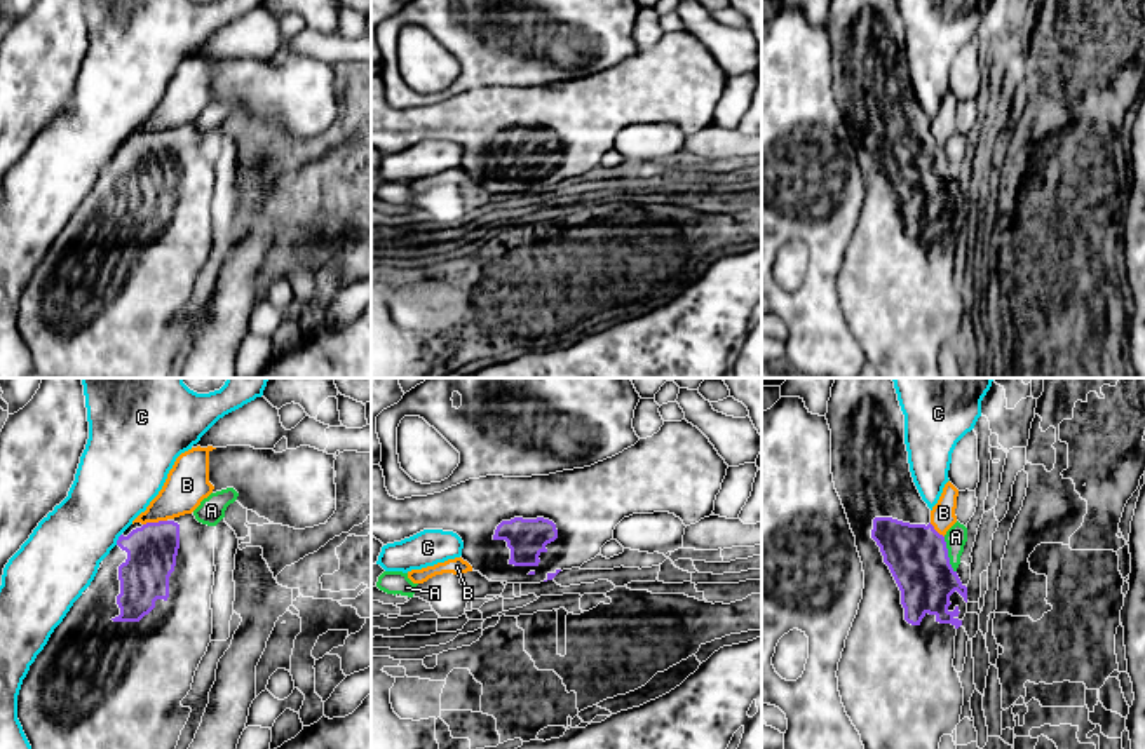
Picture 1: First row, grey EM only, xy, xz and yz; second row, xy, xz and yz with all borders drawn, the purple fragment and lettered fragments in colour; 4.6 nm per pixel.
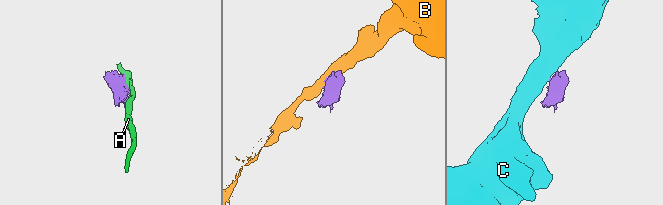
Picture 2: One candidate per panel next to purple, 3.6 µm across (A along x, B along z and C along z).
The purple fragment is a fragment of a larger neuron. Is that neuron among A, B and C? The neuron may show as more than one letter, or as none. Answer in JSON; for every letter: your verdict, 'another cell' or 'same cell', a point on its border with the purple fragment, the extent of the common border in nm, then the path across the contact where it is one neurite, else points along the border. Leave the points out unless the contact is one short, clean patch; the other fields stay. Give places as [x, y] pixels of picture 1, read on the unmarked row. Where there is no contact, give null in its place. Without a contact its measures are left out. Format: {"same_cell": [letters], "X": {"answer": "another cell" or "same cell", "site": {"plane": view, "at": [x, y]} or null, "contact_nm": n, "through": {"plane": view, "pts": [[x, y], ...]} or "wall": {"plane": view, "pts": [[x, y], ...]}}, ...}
{"same_cell": [], "A": {"answer": "another cell", "site": {"plane": "yz", "at": [947, 164]}, "contact_nm": 180, "wall": {"plane": "yz", "pts": [[943, 147], [948, 173], [955, 182]]}}, "B": {"answer": "another cell", "site": {"plane": "xy", "at": [154, 133]}, "contact_nm": 110, "wall": {"plane": "xy", "pts": [[166, 129], [143, 134]]}}, "C": {"answer": "another cell", "site": {"plane": "xy", "at": [119, 148]}, "contact_nm": 60, "wall": {"plane": "xy", "pts": [[121, 143], [115, 154]]}}}

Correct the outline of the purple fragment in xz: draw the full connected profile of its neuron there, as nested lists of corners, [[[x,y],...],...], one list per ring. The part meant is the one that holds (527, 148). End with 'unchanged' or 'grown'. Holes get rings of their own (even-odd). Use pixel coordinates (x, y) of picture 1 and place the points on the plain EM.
[[[687,30],[664,31],[652,47],[640,49],[634,56],[591,77],[532,87],[486,85],[469,89],[441,103],[404,110],[389,105],[382,77],[371,75],[371,146],[387,155],[423,139],[453,141],[464,152],[460,167],[488,190],[540,193],[600,165],[601,157],[613,148],[615,136],[633,124],[669,122],[680,127],[685,136],[713,125],[727,78],[728,75],[709,49]]]; grown

